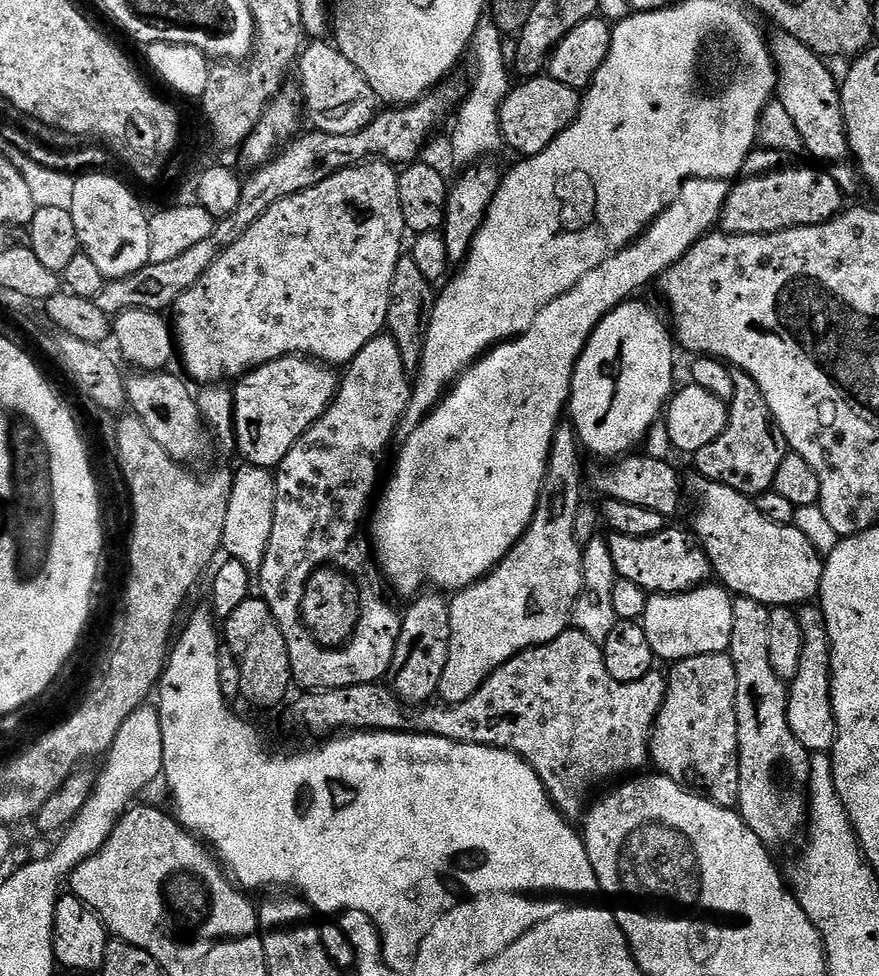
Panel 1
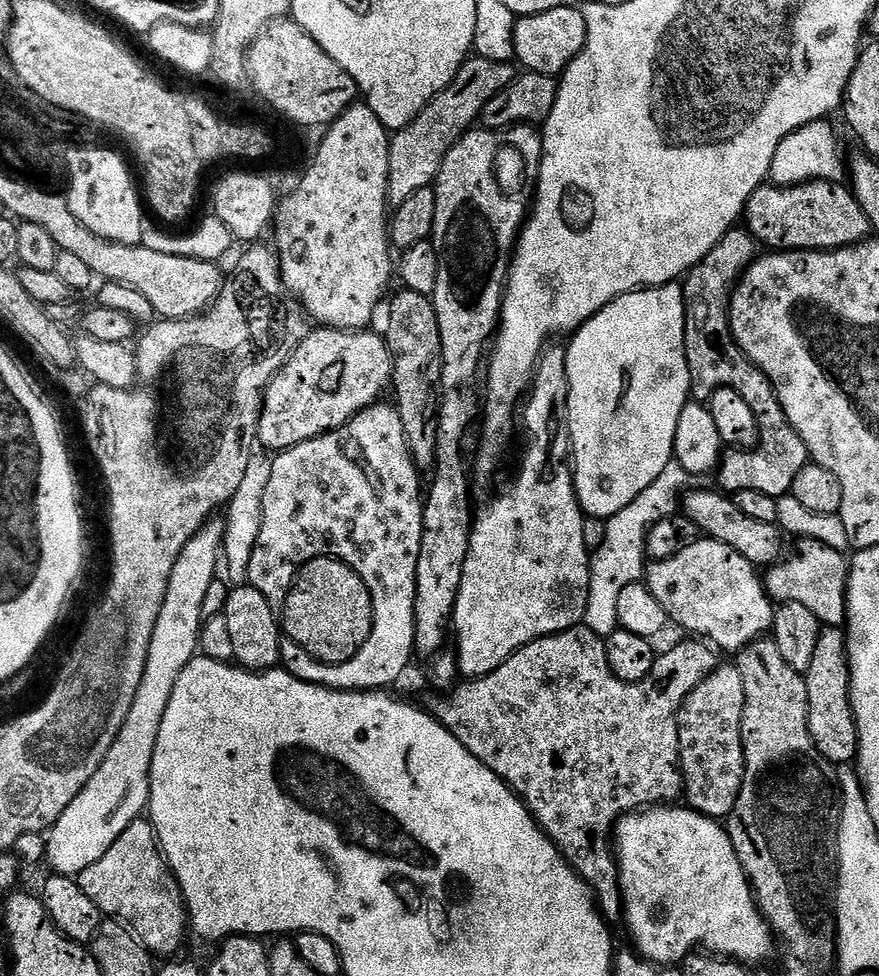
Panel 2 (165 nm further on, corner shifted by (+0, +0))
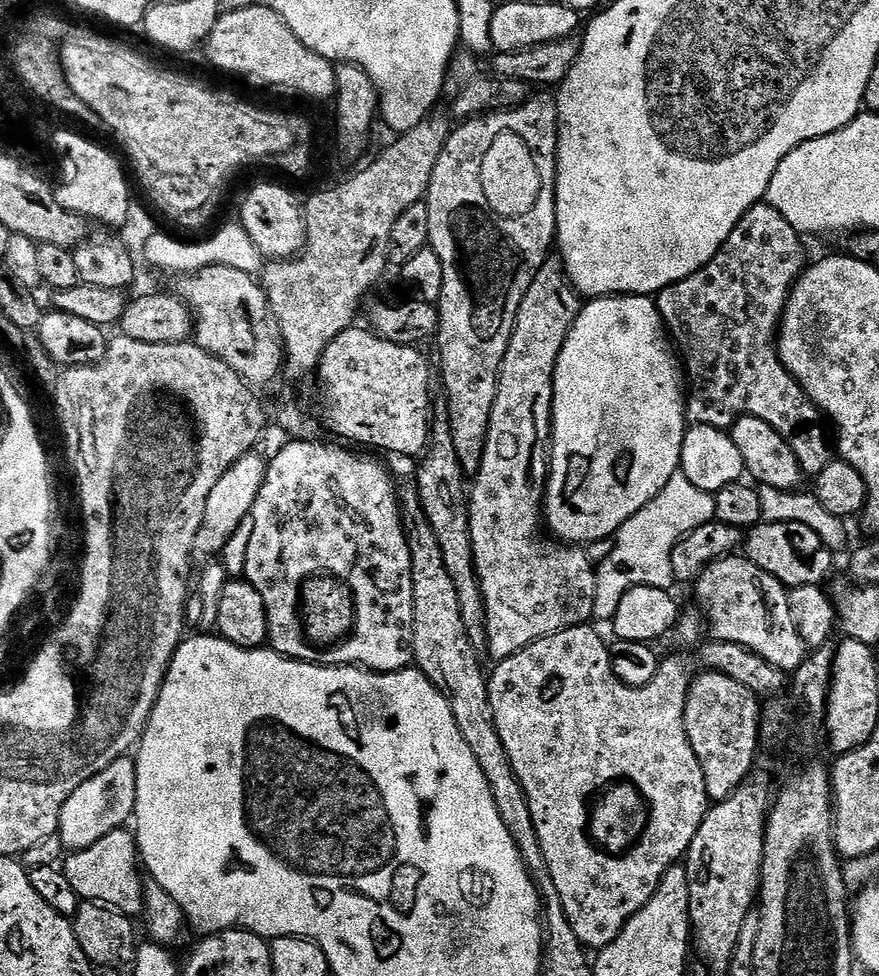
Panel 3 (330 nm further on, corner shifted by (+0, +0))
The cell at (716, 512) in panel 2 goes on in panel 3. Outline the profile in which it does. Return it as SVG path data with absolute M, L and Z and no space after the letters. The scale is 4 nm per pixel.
M761 522L755 528L747 529L742 548L754 566L778 578L778 582L782 582L787 589L823 585L824 579L832 572L832 549L824 545L822 538L818 538L810 526L802 526L802 522Z

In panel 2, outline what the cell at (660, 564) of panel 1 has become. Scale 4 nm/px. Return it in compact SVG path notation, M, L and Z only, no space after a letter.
M701 538L678 550L678 554L670 558L651 561L645 567L643 583L655 601L665 608L667 619L673 625L676 623L678 627L685 628L693 637L707 638L721 653L739 654L750 642L767 637L772 631L776 608L774 601L768 597L768 591L764 589L764 581L757 565L742 558L738 550L717 540Z

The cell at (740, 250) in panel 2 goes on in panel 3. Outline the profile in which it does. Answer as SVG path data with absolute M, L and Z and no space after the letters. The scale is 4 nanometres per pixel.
M766 202L758 203L730 230L730 238L722 242L706 266L666 286L654 299L682 357L690 389L687 423L728 430L740 416L762 418L790 446L805 477L814 478L834 458L833 445L828 445L829 425L816 403L788 373L778 351L778 329L788 294L806 267L800 240L801 233L778 210Z

